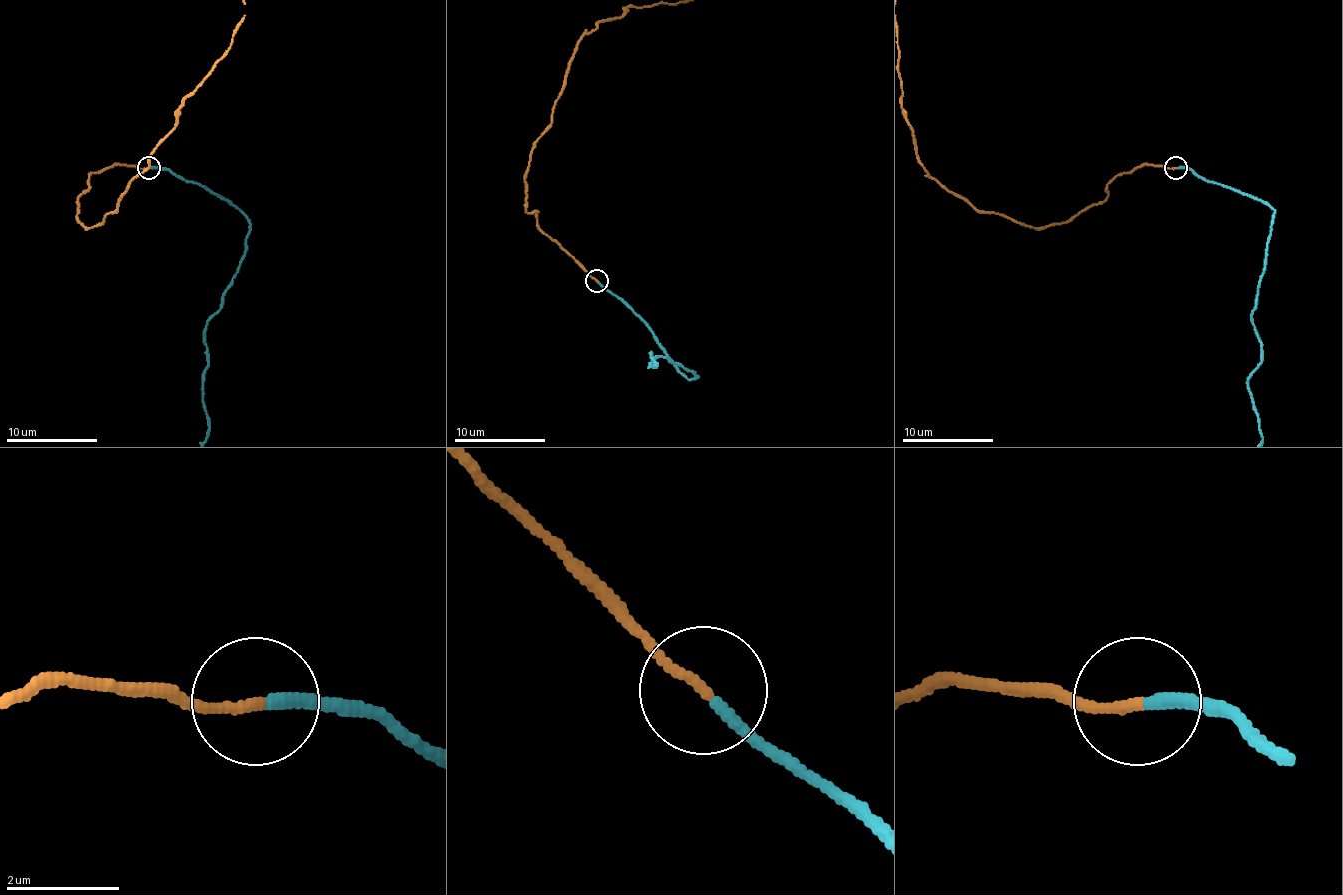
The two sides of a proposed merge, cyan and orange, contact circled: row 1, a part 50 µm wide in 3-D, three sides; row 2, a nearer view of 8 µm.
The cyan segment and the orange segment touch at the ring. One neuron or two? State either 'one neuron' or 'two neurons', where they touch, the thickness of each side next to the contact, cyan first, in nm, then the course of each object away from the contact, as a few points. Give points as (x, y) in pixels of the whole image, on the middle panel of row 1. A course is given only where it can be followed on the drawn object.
one neuron | (596, 280) | 200/180 nm

